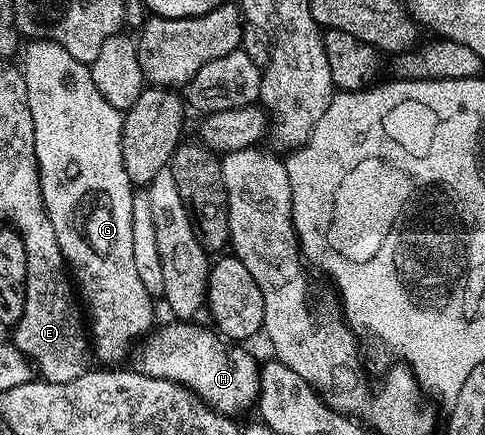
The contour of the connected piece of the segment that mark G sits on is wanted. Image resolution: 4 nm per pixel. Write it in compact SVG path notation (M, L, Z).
M32 40L23 47L23 54L22 73L26 80L30 116L34 120L34 152L40 169L44 207L50 216L50 224L54 224L58 248L62 248L62 256L74 275L79 297L86 307L95 357L97 354L104 364L120 364L127 356L128 349L130 354L134 343L143 339L154 326L154 298L148 294L134 266L134 187L130 176L126 176L126 164L122 156L124 116L108 103L102 92L98 92L98 84L94 84L89 63L74 60L66 48L56 42Z

